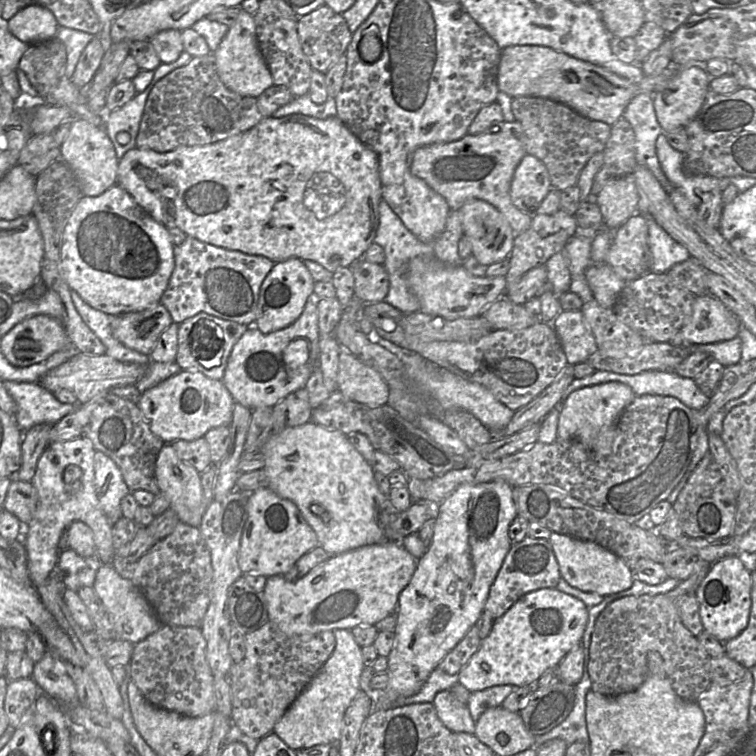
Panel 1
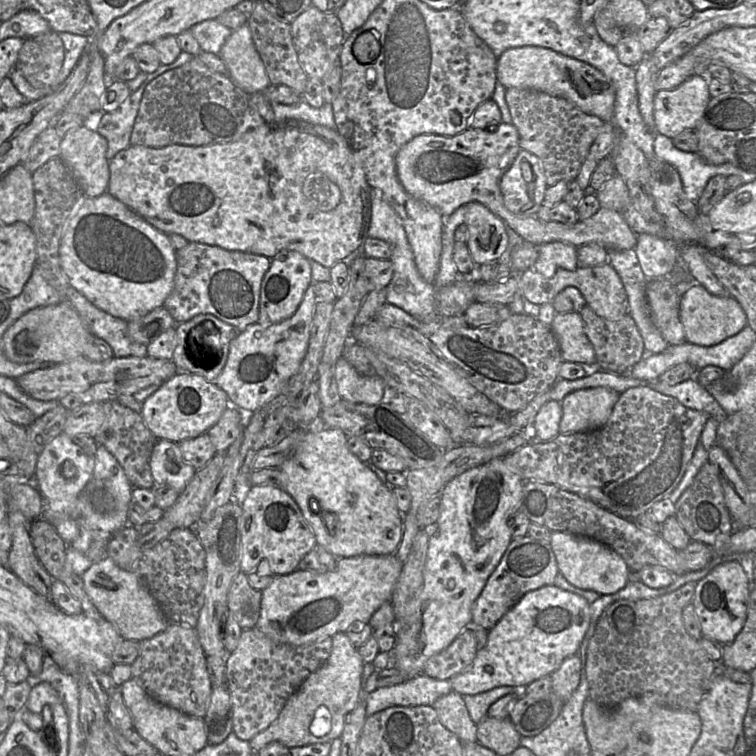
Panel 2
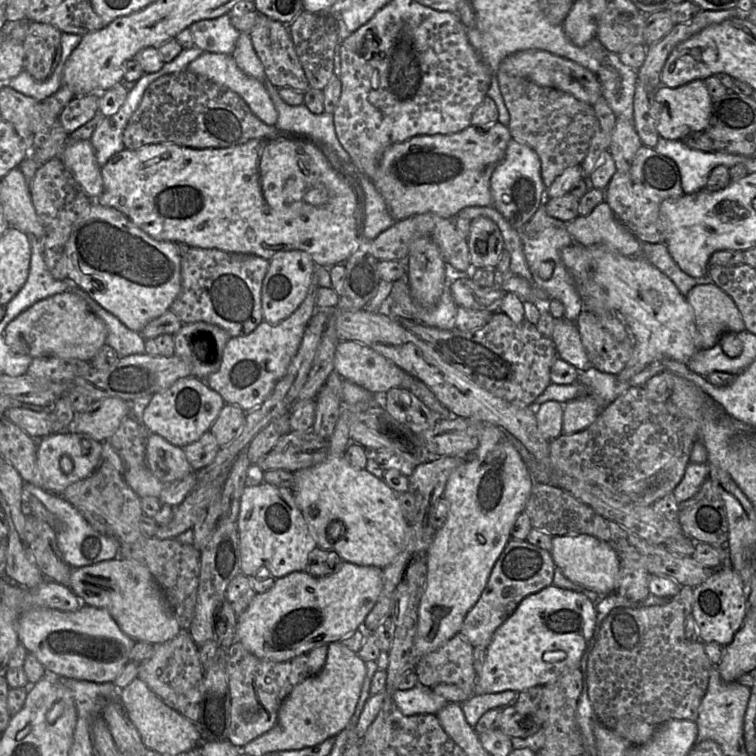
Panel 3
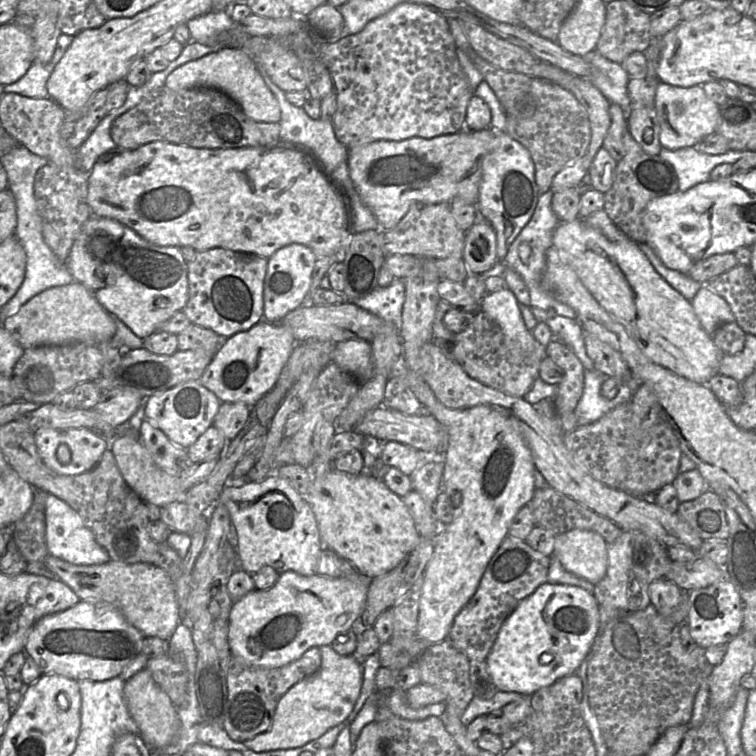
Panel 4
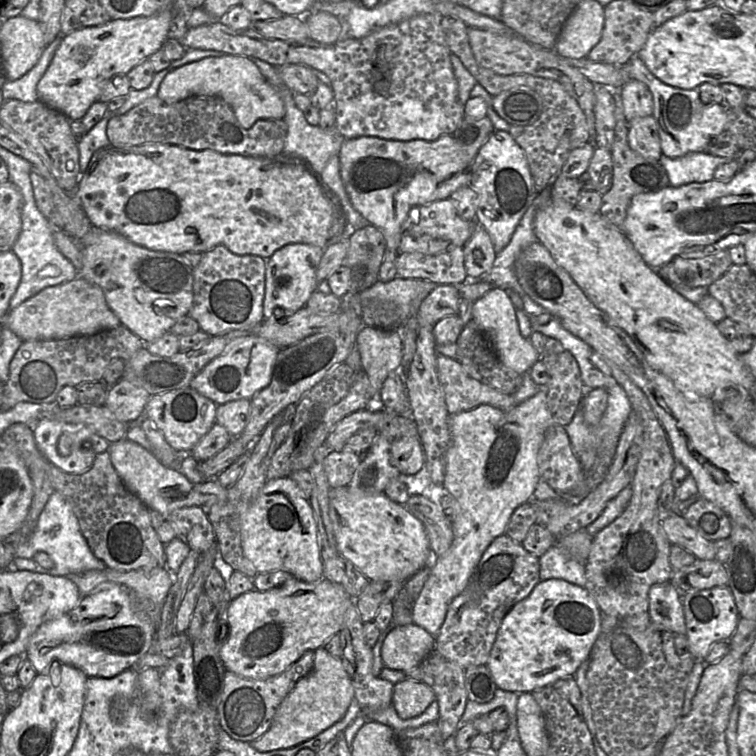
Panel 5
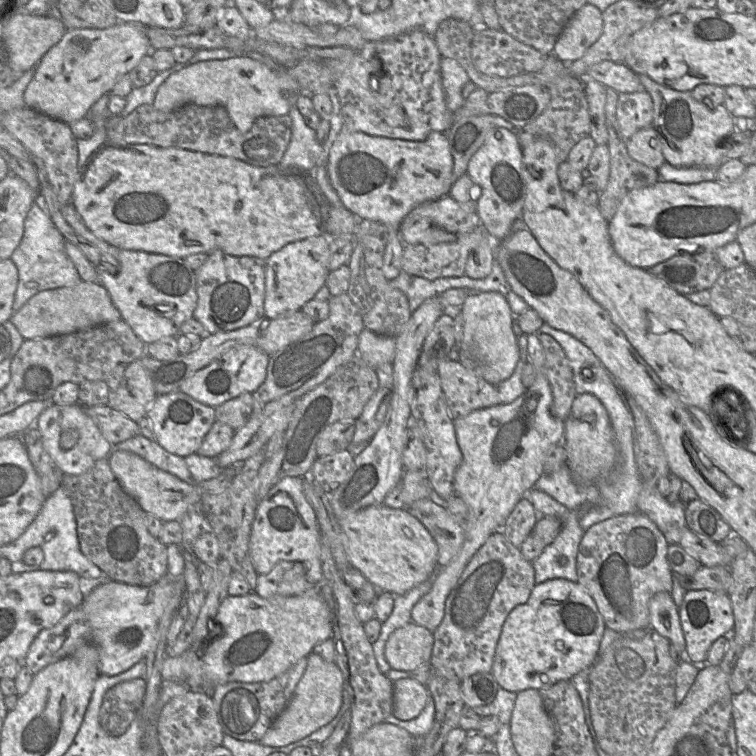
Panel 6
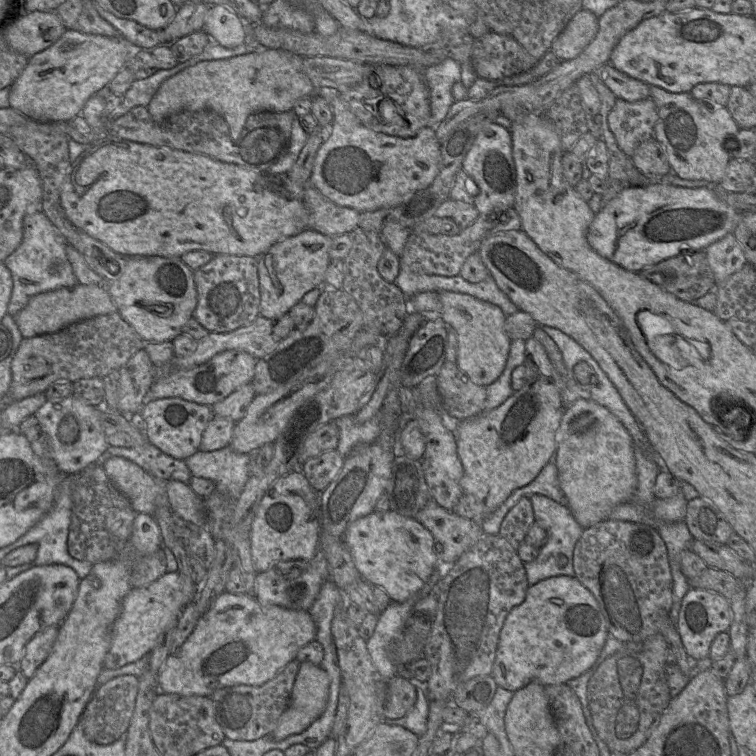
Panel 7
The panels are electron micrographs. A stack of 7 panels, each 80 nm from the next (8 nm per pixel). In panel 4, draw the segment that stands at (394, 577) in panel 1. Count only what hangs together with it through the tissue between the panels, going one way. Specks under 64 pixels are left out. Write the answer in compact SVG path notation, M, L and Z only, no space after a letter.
M287 571L281 574L275 585L270 589L251 591L240 600L233 603L228 619L228 643L231 654L236 658L240 658L249 666L270 669L285 666L299 659L304 652L312 647L331 645L338 634L350 631L355 620L361 617L362 612L365 608L367 592L372 579L373 578L370 578L364 574L352 574L346 578L332 578L319 575L303 576L293 571Z

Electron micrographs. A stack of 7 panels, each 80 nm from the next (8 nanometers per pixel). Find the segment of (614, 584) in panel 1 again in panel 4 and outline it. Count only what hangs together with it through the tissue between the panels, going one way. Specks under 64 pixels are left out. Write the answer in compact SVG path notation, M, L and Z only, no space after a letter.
M575 529L555 536L553 556L568 572L595 585L607 572L607 545L598 533Z

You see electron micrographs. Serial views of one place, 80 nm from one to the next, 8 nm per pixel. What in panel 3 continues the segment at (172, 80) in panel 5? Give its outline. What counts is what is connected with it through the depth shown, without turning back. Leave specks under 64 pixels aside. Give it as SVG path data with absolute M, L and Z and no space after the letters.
M204 52L188 65L187 70L228 87L244 99L262 122L276 124L278 112L263 82L244 73L232 54Z

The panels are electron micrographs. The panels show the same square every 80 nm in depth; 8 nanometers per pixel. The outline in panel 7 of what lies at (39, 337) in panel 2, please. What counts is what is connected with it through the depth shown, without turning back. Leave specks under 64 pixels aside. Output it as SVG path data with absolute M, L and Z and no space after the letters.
M84 285L59 288L33 296L14 317L24 338L57 332L73 323L117 311L105 285Z

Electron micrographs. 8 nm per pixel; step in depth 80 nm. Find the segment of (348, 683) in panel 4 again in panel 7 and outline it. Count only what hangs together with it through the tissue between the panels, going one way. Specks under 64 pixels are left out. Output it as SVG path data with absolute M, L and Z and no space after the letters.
M309 661L300 664L290 704L271 733L276 741L306 730L325 710L330 680L327 672Z

